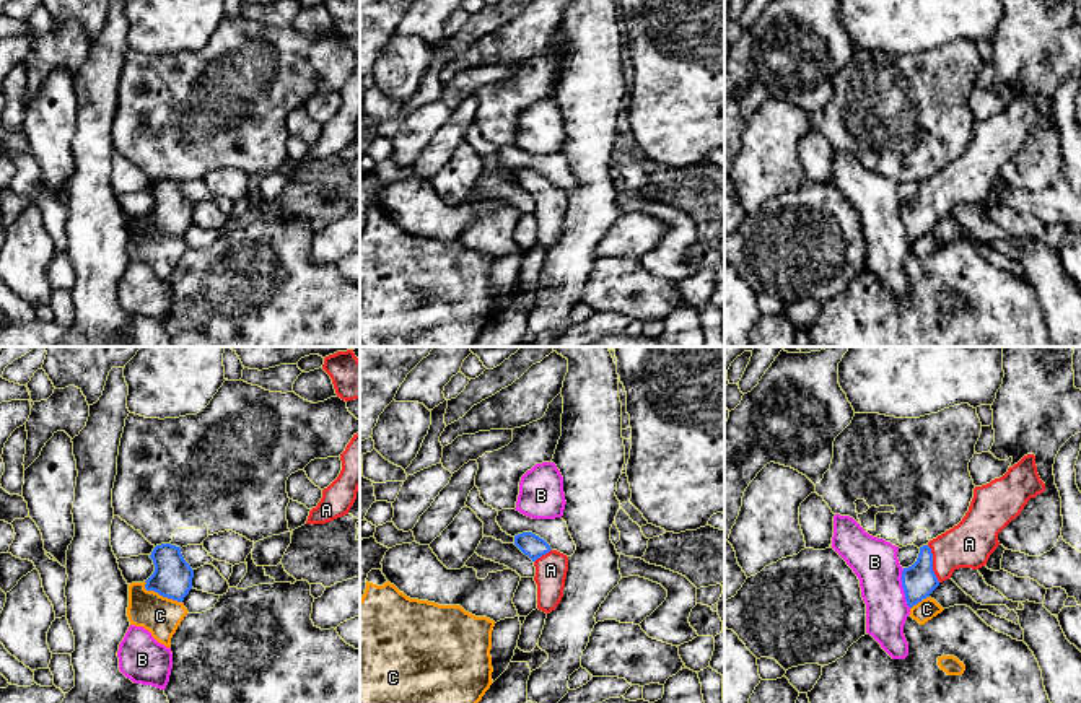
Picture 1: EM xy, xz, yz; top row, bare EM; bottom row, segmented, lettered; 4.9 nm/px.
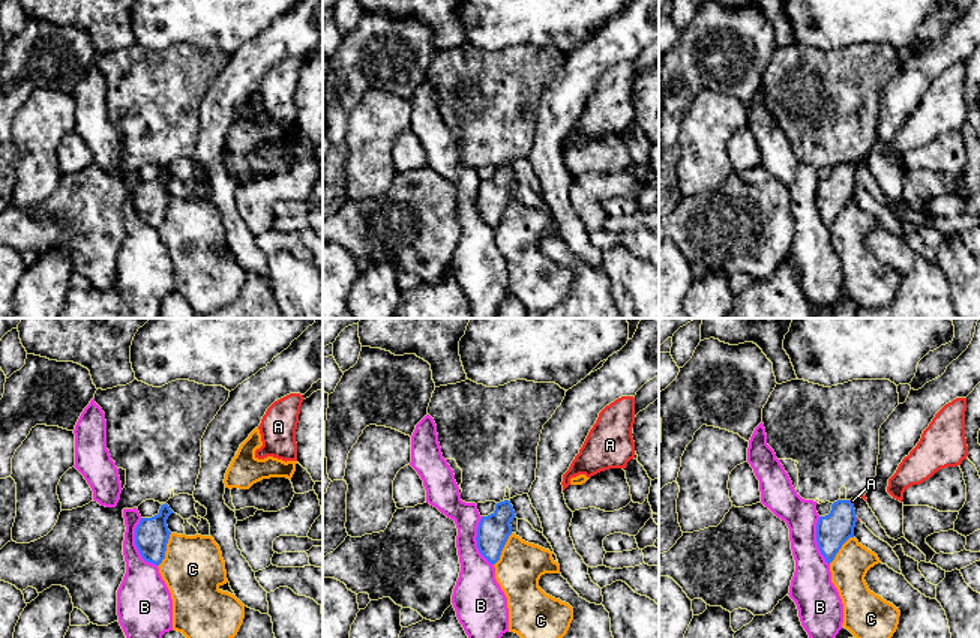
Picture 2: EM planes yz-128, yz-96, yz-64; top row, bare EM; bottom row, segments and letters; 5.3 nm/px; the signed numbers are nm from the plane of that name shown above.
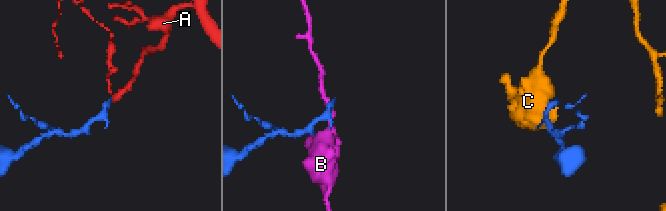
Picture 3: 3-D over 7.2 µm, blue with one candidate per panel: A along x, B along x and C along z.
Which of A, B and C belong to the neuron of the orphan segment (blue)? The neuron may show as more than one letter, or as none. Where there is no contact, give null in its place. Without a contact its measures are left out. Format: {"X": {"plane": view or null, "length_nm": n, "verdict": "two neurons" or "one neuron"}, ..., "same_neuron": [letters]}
{"A": {"plane": "yz", "length_nm": 200, "verdict": "one neuron"}, "B": {"plane": "yz", "length_nm": 200, "verdict": "two neurons"}, "C": {"plane": "xy", "length_nm": 220, "verdict": "two neurons"}, "same_neuron": ["A"]}

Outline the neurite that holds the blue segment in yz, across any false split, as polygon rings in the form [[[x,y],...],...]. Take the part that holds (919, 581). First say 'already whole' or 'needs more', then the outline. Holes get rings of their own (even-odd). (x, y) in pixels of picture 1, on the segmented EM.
needs more; [[[1027,454],[1008,472],[987,485],[974,488],[974,498],[962,521],[926,545],[917,561],[904,568],[902,587],[912,609],[959,568],[978,570],[1000,545],[998,534],[1016,519],[1027,501],[1045,491],[1035,465]]]

